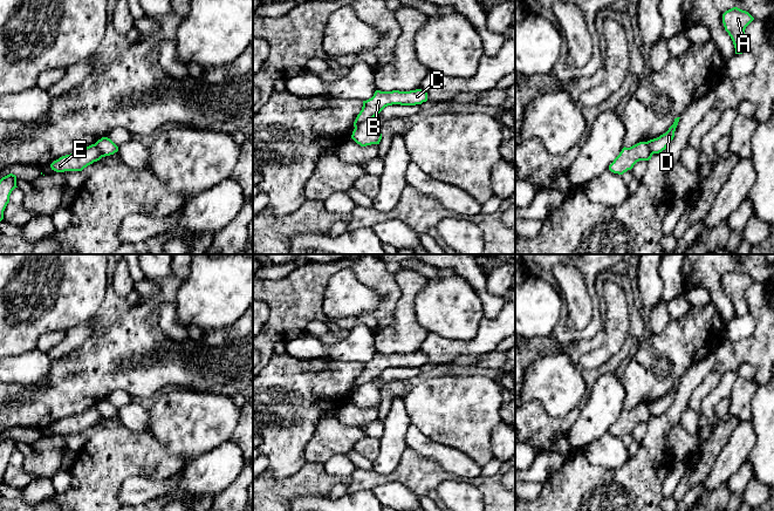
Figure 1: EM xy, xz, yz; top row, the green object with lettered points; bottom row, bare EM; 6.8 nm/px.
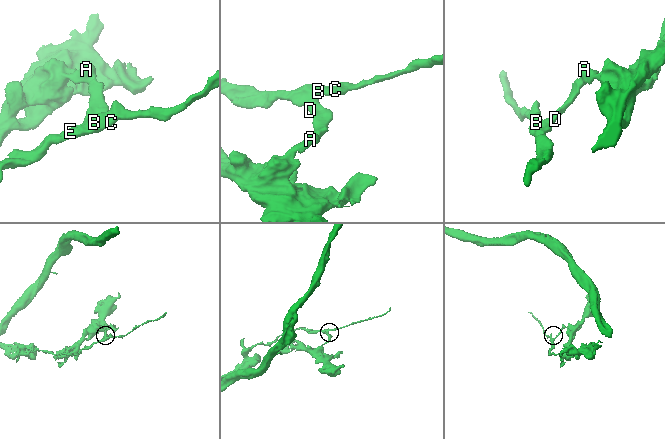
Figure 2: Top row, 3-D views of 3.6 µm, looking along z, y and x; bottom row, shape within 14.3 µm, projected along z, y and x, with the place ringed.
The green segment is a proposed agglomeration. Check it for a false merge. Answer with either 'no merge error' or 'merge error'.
merge error

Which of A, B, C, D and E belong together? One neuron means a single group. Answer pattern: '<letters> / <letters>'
A D / B C E

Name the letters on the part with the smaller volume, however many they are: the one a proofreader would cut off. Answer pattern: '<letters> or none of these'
A, D

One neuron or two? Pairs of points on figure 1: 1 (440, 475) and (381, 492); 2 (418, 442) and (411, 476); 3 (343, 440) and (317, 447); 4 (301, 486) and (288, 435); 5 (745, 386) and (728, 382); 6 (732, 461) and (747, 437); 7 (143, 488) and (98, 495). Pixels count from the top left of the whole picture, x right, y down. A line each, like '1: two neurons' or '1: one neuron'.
1: two neurons
2: two neurons
3: one neuron
4: two neurons
5: two neurons
6: one neuron
7: two neurons

